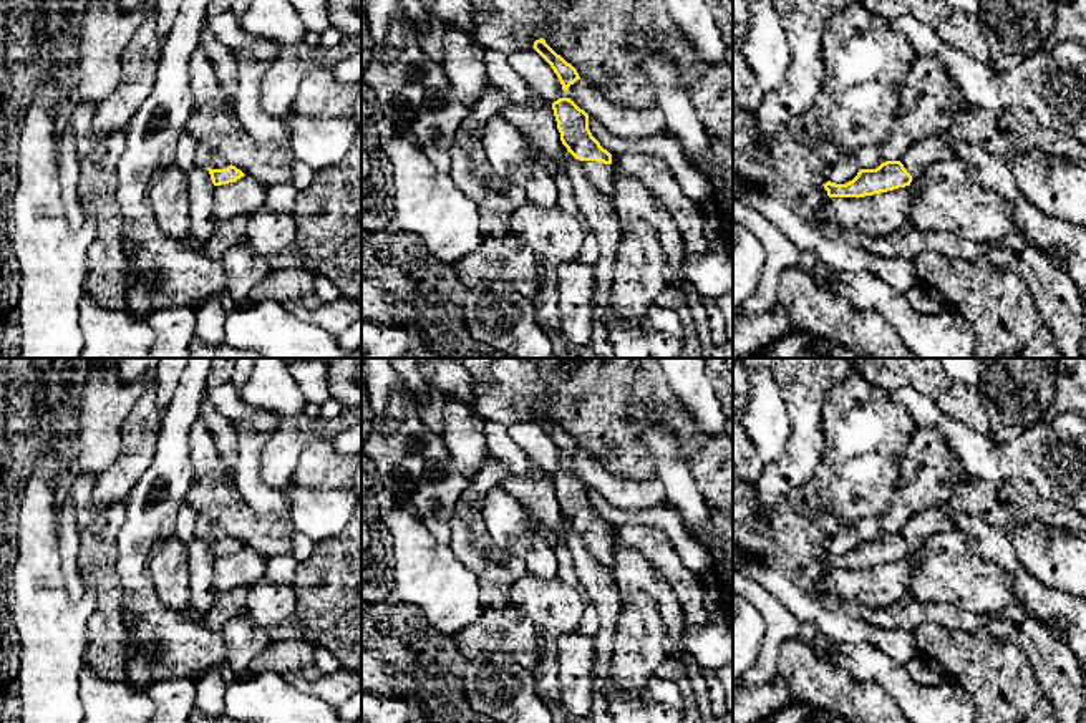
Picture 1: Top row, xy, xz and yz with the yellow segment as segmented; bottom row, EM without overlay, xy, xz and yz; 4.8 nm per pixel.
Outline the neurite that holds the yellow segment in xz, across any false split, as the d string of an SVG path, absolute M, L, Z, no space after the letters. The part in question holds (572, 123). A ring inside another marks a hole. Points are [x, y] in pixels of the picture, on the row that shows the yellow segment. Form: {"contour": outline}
{"contour": "M559 98L552 109L562 144L582 163L590 184L612 204L615 174L612 154L592 136L589 114L570 98Z"}

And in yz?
{"contour": "M948 133L914 143L900 161L885 161L875 169L861 169L857 176L836 184L827 181L829 197L864 197L910 186L912 179L930 164L957 158L955 138Z"}

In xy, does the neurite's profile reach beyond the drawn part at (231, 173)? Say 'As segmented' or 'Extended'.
Extended

